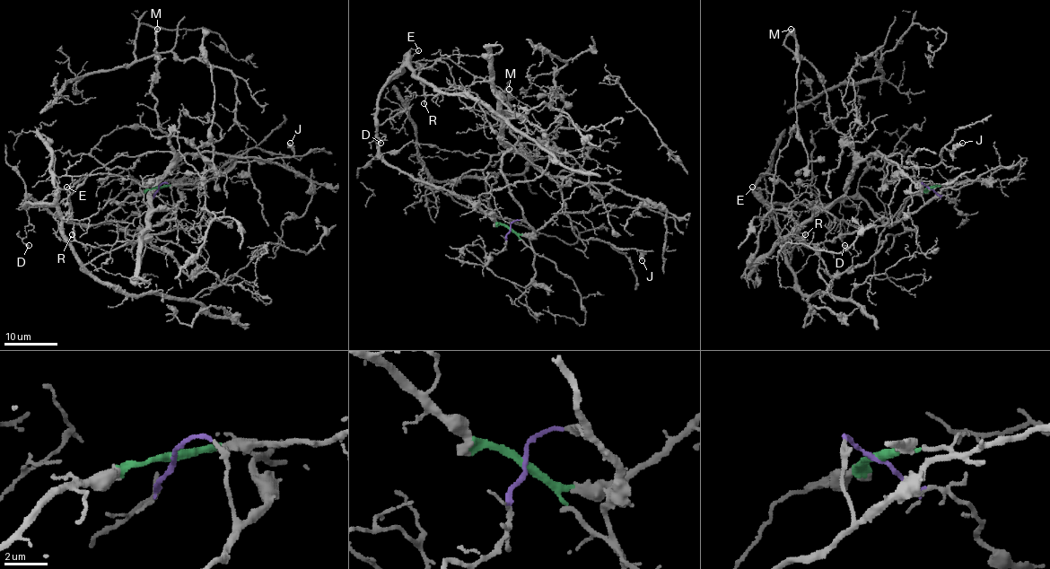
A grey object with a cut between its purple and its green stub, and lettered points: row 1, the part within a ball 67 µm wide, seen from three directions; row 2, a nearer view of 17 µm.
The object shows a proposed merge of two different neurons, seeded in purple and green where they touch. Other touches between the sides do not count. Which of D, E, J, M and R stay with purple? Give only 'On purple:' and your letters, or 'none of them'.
On purple: J, M, R

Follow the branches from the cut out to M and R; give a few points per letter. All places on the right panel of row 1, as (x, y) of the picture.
M: (929, 188), (888, 225), (815, 209), (844, 195), (853, 148), (822, 75), (784, 45), (791, 29)
R: (929, 188), (923, 183), (923, 205), (888, 225), (858, 227), (822, 209), (783, 240), (788, 247), (806, 233)

